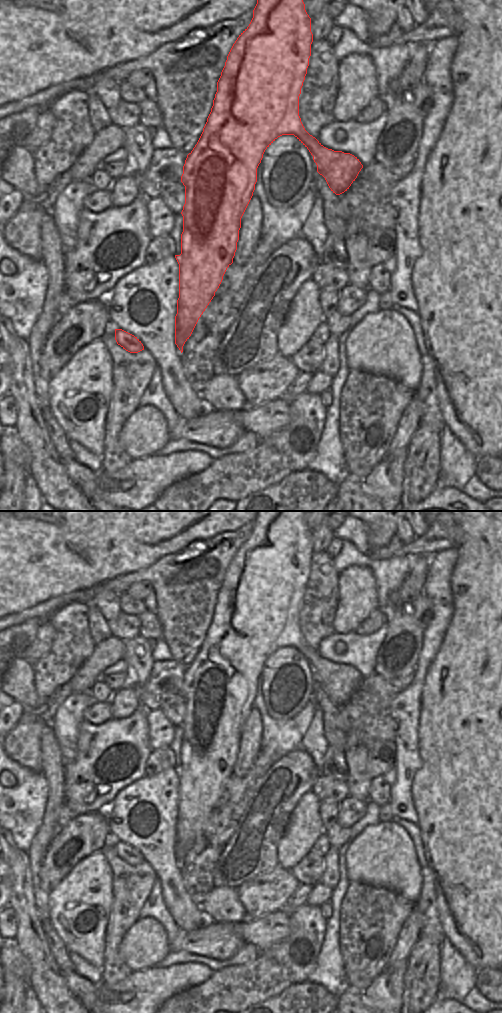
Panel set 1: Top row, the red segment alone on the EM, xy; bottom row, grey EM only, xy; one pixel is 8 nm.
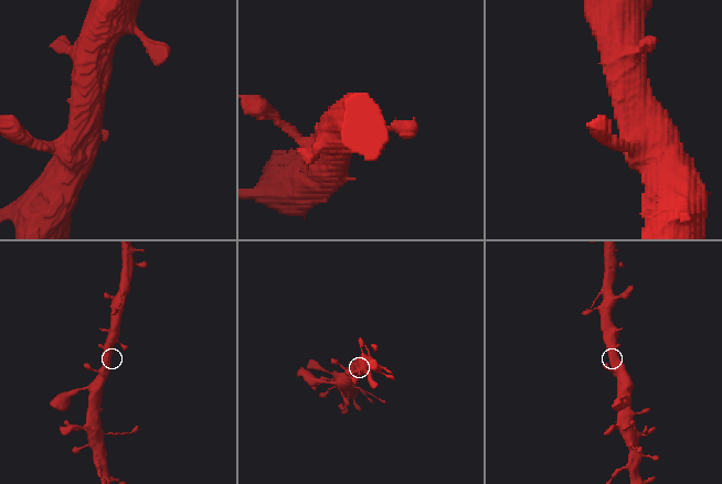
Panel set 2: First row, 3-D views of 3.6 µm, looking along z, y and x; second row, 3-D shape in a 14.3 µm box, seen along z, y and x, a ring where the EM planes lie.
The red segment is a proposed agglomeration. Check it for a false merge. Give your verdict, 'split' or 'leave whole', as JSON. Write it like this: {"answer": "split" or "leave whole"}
{"answer": "leave whole"}

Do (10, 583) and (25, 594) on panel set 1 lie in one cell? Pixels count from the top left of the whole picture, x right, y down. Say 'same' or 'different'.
same

